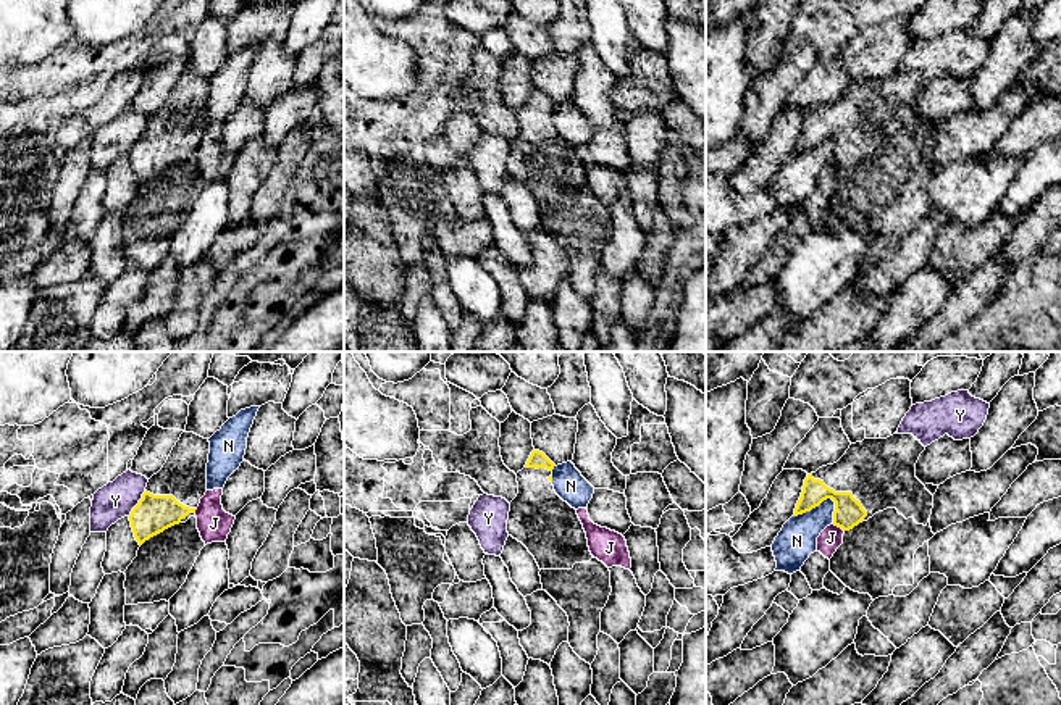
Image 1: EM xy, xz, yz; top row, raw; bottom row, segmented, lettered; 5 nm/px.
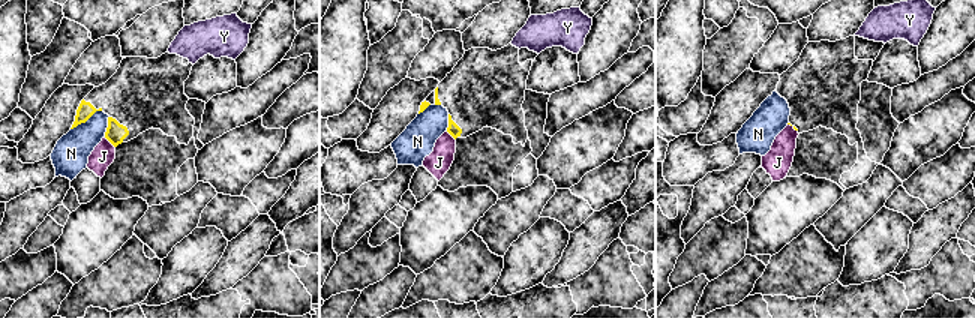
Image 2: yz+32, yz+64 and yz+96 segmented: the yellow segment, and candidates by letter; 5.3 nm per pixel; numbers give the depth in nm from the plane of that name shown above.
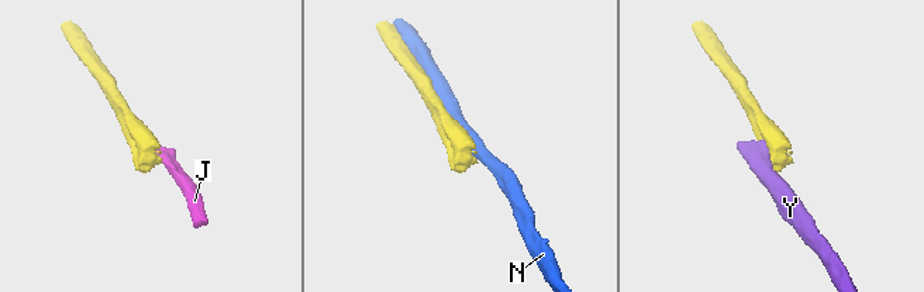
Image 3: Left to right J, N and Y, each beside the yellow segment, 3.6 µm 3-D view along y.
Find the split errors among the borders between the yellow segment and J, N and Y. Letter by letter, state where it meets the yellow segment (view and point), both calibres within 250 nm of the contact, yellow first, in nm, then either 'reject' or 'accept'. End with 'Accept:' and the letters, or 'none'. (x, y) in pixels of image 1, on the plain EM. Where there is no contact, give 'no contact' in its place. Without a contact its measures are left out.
J: yz (838, 165) | 140/110 nm | reject
N: yz (814, 146) | 140/190 nm | reject
Y: xy (138, 142) | 190/190 nm | reject
Accept: none

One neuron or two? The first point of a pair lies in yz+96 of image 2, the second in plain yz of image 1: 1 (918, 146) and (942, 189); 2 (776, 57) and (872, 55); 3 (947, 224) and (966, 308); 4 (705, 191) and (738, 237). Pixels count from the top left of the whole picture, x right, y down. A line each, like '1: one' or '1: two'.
1: one
2: two
3: one
4: one

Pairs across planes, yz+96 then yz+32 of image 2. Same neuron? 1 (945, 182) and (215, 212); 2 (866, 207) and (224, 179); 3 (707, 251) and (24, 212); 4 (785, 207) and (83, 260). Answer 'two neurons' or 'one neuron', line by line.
1: one neuron
2: two neurons
3: two neurons
4: one neuron

